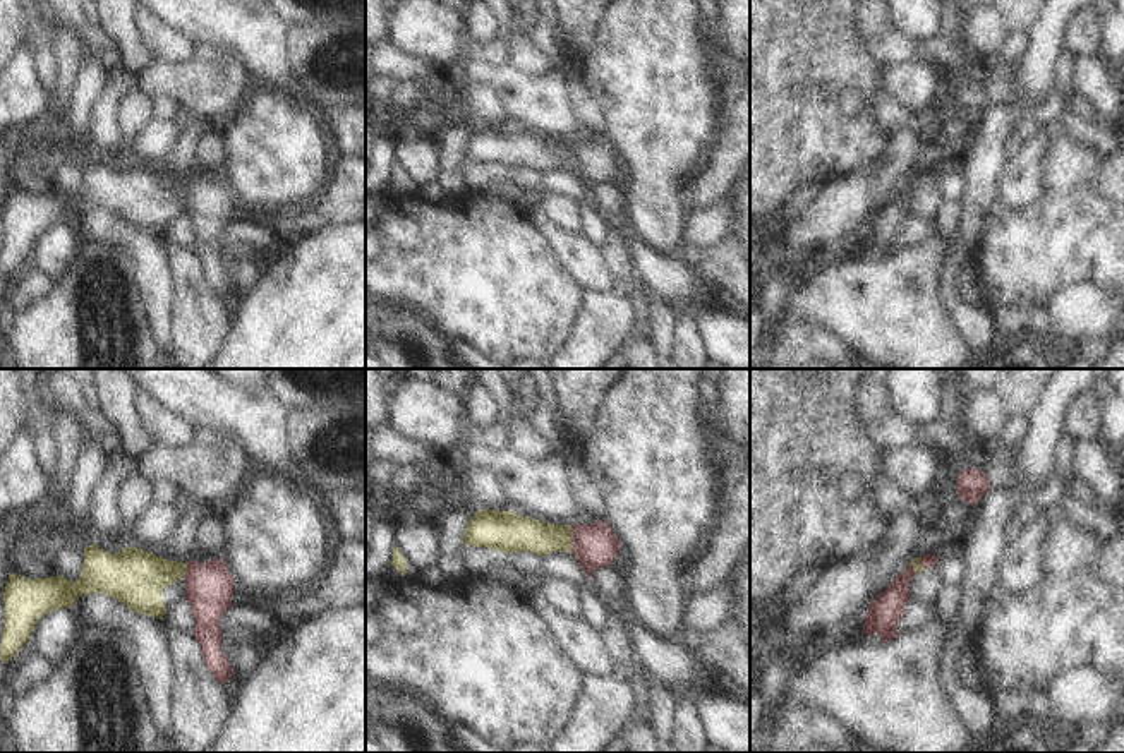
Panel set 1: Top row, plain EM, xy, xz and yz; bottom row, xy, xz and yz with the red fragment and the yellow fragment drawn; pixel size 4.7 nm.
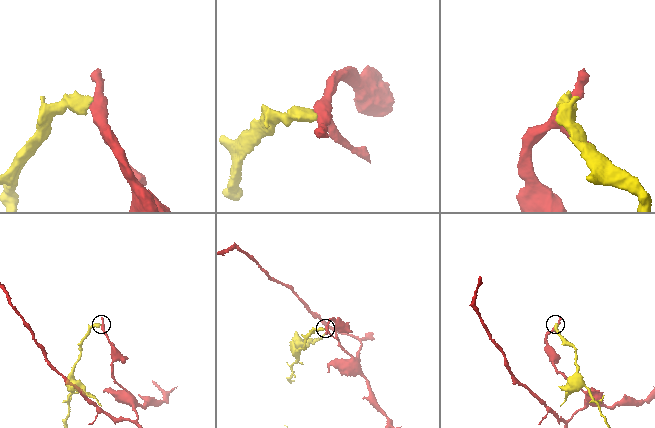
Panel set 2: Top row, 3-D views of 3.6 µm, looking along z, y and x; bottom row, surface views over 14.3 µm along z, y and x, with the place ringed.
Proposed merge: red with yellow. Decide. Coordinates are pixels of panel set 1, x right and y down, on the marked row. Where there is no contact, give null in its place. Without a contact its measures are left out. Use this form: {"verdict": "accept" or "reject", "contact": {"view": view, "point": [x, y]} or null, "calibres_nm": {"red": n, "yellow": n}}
{"verdict": "reject", "contact": {"view": "xz", "point": [574, 539]}, "calibres_nm": {"red": 200, "yellow": 180}}

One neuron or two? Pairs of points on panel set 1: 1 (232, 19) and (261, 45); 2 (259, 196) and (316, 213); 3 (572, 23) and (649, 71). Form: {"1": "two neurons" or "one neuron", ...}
{"1": "one neuron", "2": "two neurons", "3": "two neurons"}

